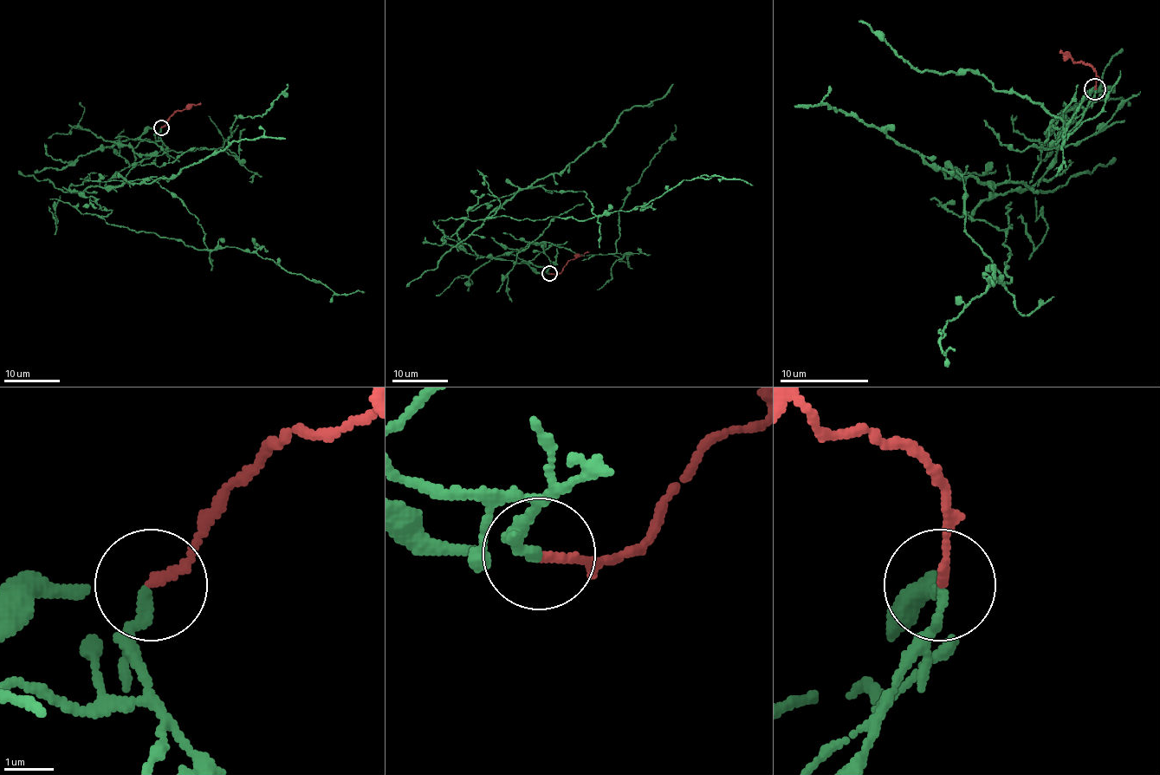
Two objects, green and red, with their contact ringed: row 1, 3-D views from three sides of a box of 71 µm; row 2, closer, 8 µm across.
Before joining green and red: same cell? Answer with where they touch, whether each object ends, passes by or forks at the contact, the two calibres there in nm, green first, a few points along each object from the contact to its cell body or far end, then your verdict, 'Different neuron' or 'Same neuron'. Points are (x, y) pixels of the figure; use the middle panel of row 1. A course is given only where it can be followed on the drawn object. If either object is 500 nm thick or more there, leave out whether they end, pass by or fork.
Place: (549, 273). At the ring green ends. At the ring red ends. Thickness 170 nm (green) against 170 nm. Course of green: (549, 274), (550, 243), (472, 233), (520, 190), (584, 192), (580, 221), (485, 194), (436, 226). Course of red: (549, 274), (559, 274), (570, 260), (589, 251). Different neuron

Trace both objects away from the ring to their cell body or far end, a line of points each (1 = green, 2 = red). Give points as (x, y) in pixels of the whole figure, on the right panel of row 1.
1: (1095, 89), (1038, 192), (956, 172), (1002, 280), (1005, 233), (969, 216), (1033, 186), (1035, 246), (1020, 213)
2: (1095, 89), (1095, 72), (1073, 61), (1060, 50)

